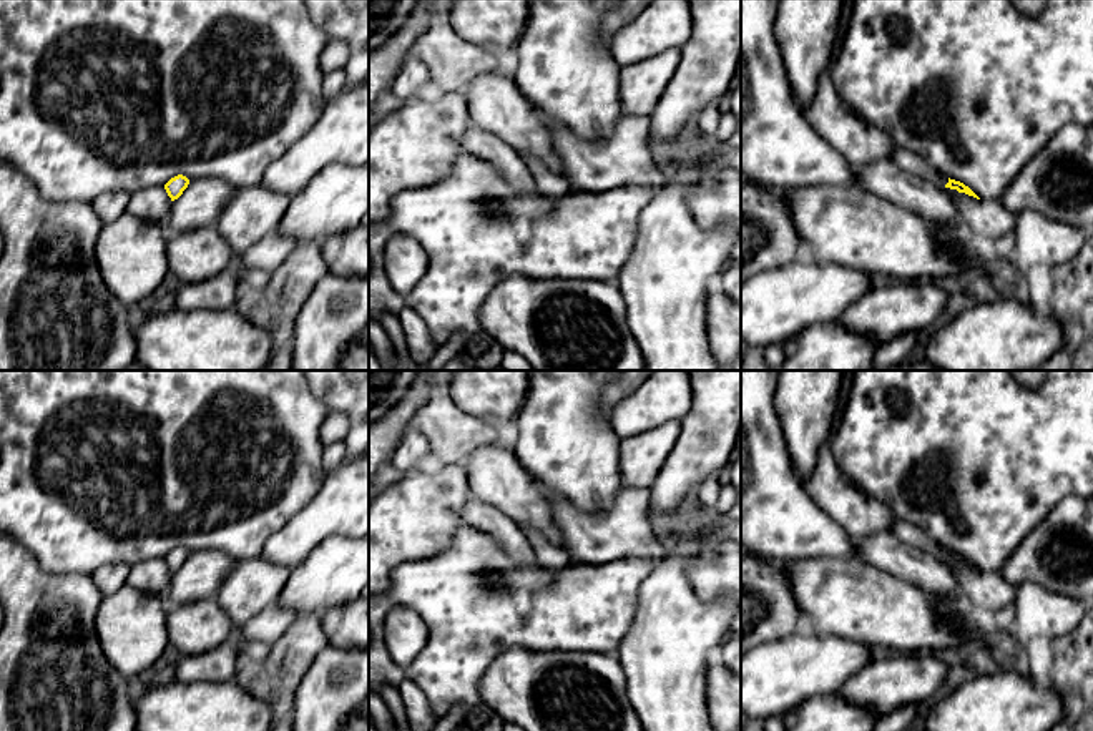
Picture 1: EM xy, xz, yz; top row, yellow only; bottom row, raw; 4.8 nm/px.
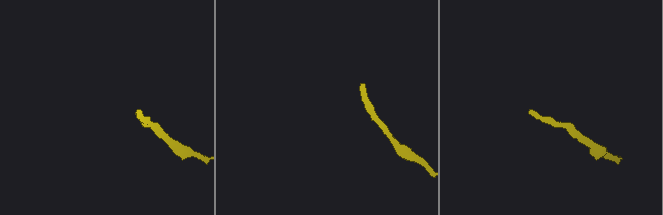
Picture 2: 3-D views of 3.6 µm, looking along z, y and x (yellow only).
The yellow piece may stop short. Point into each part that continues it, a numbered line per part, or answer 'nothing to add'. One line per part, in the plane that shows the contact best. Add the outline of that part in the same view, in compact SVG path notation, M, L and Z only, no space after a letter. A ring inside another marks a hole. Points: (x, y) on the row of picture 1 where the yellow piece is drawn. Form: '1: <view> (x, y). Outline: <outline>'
1: yz (907, 160). Outline: M895 146L890 159L902 169L924 178L942 189L945 189L945 184L948 183L948 178L945 174L934 169L922 156L915 155L910 150Z

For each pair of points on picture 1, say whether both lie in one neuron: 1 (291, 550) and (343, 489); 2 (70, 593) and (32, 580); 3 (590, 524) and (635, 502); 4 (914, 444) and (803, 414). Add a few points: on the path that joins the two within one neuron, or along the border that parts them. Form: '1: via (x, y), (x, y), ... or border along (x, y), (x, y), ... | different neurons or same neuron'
1: via (303, 535), (334, 504) | same neuron
2: via (60, 593), (49, 593), (42, 588) | same neuron
3: via (602, 524), (613, 524), (623, 514) | same neuron
4: border along (833, 431), (828, 439) | different neurons

